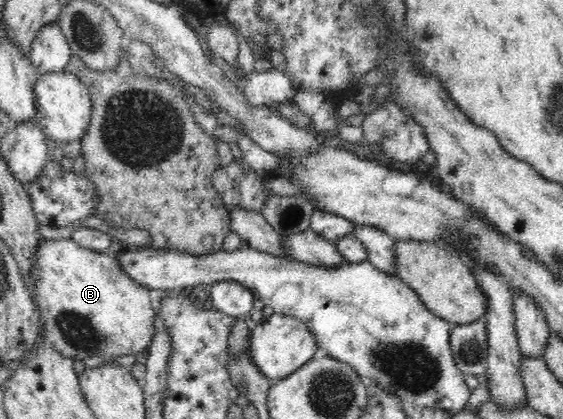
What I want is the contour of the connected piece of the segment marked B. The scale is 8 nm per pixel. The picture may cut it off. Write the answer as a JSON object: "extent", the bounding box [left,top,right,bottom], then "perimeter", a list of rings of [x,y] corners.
{"extent":[32,239,155,363],"perimeter":[[[42,239],[38,243],[36,265],[32,269],[35,301],[39,307],[44,327],[42,344],[50,344],[64,357],[81,360],[86,356],[102,357],[103,363],[114,362],[116,356],[147,353],[154,339],[155,296],[147,287],[142,287],[122,272],[112,252],[96,252],[80,248],[70,239]]]}

